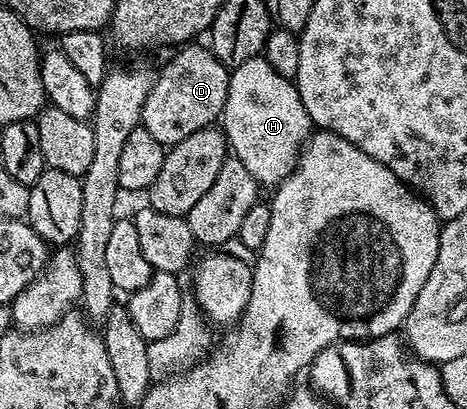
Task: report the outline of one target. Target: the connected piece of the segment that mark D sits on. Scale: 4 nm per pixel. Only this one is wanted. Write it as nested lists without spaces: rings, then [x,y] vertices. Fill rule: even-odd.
[[[184,45],[180,51],[152,80],[152,88],[144,102],[144,108],[140,114],[143,127],[154,136],[154,141],[165,145],[171,145],[190,137],[190,133],[198,133],[198,129],[213,126],[223,116],[226,105],[226,93],[228,92],[229,68],[225,67],[218,57],[212,55],[207,46],[192,47],[196,45]]]

